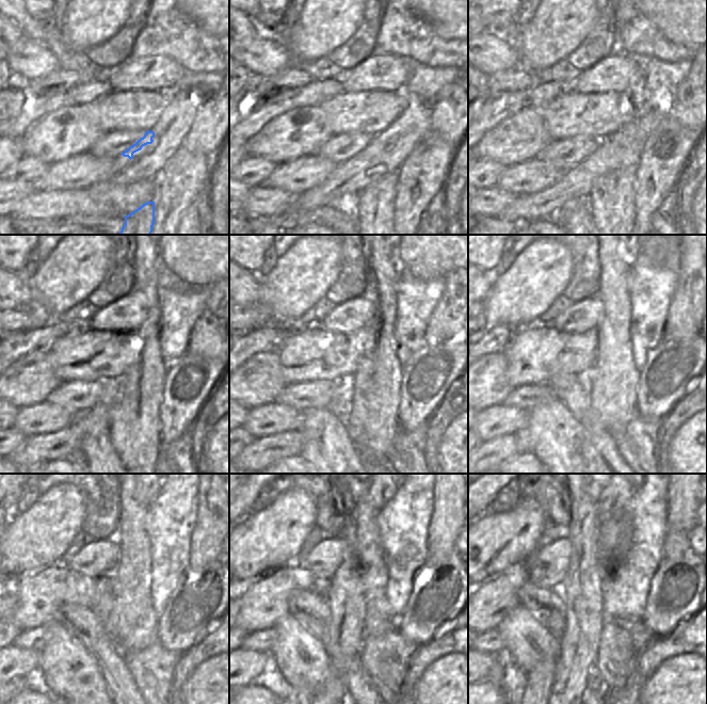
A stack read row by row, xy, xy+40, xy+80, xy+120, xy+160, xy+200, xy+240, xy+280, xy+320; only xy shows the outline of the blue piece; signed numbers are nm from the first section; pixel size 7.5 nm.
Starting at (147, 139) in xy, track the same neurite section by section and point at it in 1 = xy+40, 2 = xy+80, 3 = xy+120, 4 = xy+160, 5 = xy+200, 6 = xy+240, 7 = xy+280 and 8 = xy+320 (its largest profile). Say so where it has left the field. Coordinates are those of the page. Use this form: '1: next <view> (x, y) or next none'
1: next xy+40 (385, 137)
2: next xy+80 (631, 131)
3: next xy+120 (135, 431)
4: next xy+160 (373, 422)
5: next xy+200 (614, 382)
6: next xy+240 (138, 627)
7: next xy+280 (380, 619)
8: next xy+320 (610, 568)

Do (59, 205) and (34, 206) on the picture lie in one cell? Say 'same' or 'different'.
same

